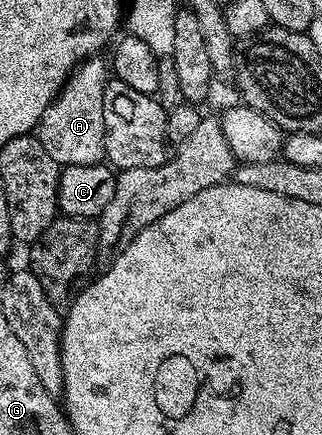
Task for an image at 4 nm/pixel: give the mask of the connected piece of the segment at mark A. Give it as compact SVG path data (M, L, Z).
M102 58L84 59L63 84L62 91L39 119L37 137L45 145L45 153L61 165L89 165L104 158L105 109L103 94L107 88L109 67Z

